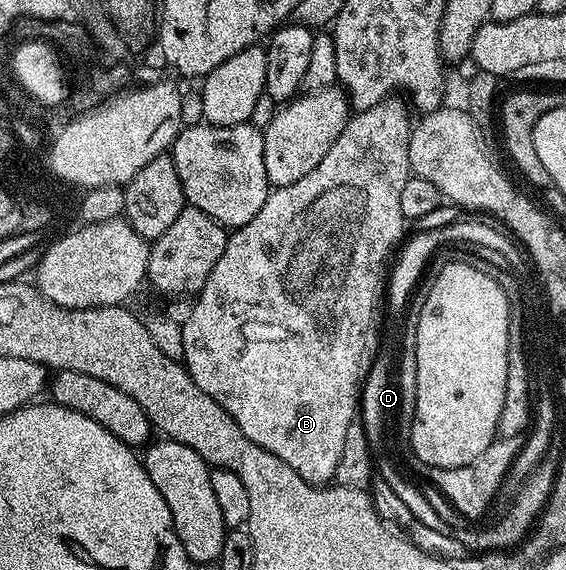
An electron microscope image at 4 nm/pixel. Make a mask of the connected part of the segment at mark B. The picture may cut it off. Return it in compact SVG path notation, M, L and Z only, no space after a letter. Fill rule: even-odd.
M395 95L378 102L378 106L372 106L370 110L349 115L348 125L344 127L342 134L338 134L334 146L326 150L326 158L322 158L322 162L318 162L318 166L314 166L314 170L310 170L306 178L298 178L298 182L290 182L290 186L272 188L262 210L258 210L258 214L254 214L254 218L250 218L246 226L235 229L229 235L222 258L214 262L214 270L210 270L195 297L197 300L192 313L182 320L182 363L190 378L194 378L198 390L202 390L210 398L214 398L214 402L224 407L230 418L238 422L242 434L250 438L250 442L282 458L282 462L294 469L307 484L324 486L335 477L338 458L342 458L342 445L346 443L346 429L350 427L352 420L357 419L358 409L361 407L361 393L371 370L374 345L378 340L376 319L380 316L380 300L382 304L386 296L386 265L394 249L405 239L406 219L402 214L402 190L410 177L408 138L414 127L413 121L408 121L408 112L410 113L409 105L399 95Z

